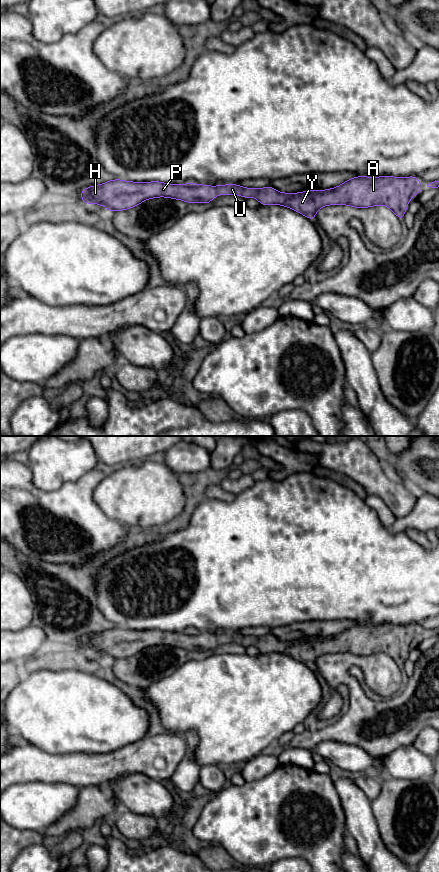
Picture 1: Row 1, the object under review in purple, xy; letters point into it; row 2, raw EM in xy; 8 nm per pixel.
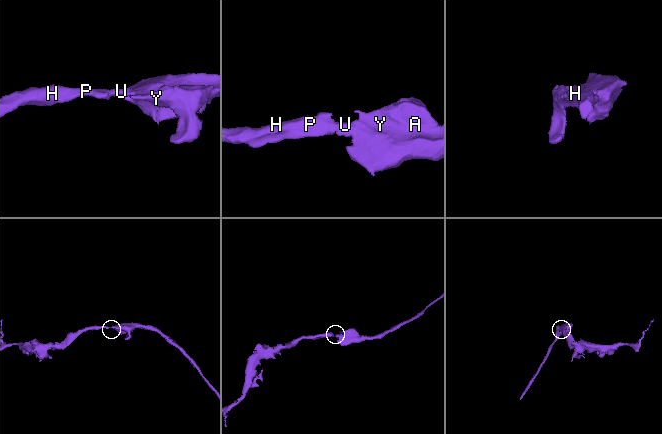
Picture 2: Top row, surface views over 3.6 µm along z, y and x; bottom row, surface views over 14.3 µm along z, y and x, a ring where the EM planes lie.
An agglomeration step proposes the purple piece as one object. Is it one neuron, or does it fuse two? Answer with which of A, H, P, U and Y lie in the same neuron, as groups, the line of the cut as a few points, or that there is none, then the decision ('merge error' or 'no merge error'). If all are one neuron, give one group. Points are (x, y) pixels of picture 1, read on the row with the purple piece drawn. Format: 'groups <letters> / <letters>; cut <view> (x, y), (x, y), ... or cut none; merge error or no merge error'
groups A H P U Y; cut none; no merge error

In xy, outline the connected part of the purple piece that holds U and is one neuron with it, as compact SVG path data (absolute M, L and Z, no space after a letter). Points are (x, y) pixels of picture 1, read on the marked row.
M357 176L345 181L338 187L327 190L307 190L299 193L282 193L276 191L272 186L265 188L245 188L237 184L201 185L194 183L168 184L159 181L153 182L131 182L125 180L114 179L107 181L101 185L92 185L90 188L81 190L81 201L89 205L96 203L103 207L107 207L109 212L128 210L144 202L147 199L157 197L167 197L178 199L188 203L204 203L209 204L216 195L240 195L245 199L255 197L260 205L281 205L303 214L310 221L315 219L316 212L323 206L327 205L350 205L352 208L368 208L371 206L384 205L390 208L403 221L404 214L407 211L407 205L410 199L419 194L425 185L420 184L418 176L411 177L365 177Z

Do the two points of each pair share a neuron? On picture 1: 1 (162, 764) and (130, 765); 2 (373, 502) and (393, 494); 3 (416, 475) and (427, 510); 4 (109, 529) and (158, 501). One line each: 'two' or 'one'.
1: one
2: two
3: two
4: two

